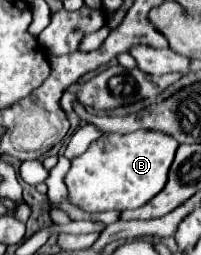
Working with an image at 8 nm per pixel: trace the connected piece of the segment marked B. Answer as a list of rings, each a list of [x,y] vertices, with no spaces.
[[[136,131],[128,135],[106,133],[90,143],[80,157],[72,159],[72,167],[66,175],[68,195],[72,203],[90,213],[138,209],[164,189],[176,149],[176,139],[156,131]]]

